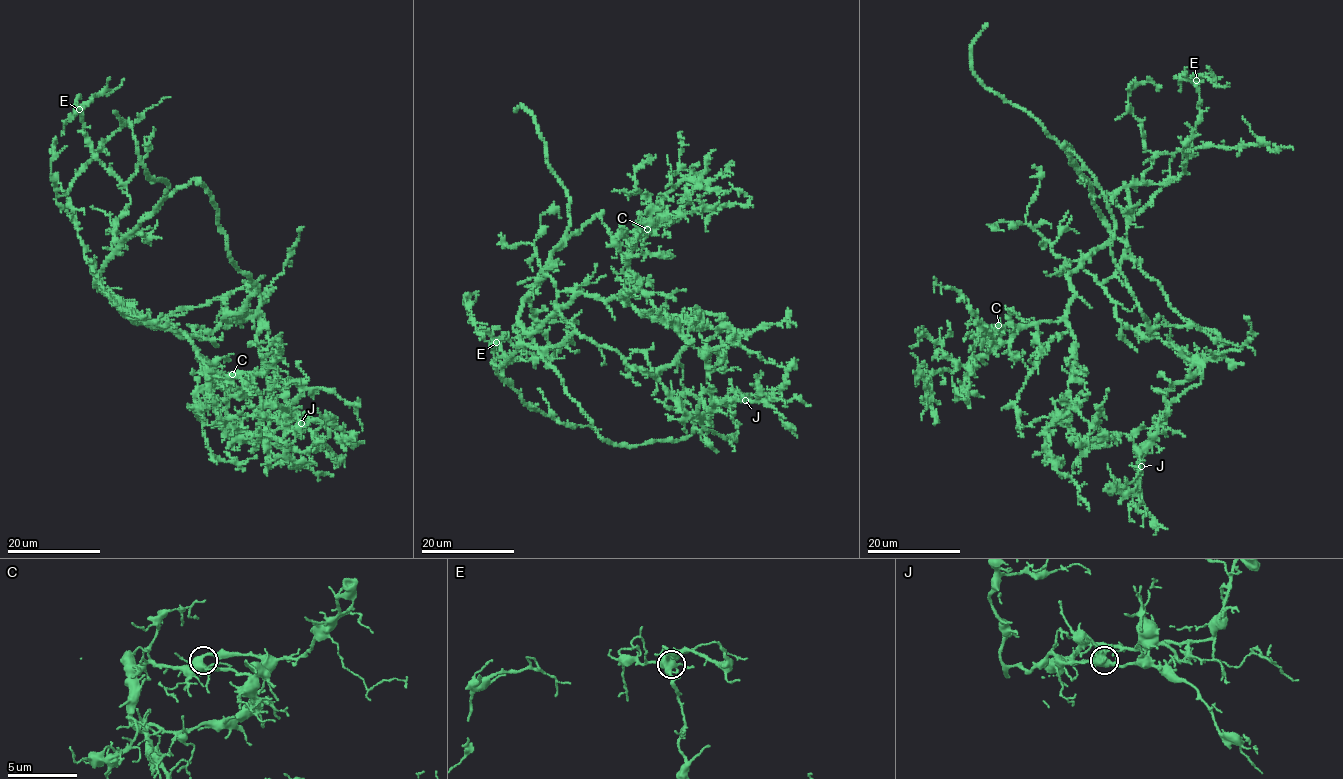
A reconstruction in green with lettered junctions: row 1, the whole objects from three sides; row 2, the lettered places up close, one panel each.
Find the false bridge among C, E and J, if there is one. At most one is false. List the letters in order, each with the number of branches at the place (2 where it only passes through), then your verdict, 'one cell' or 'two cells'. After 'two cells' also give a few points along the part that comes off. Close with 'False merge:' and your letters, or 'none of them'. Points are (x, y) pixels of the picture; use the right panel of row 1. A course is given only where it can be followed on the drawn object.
C: 6 | one cell
E: 8 | one cell
J: 6 | one cell
False merge: none of them

